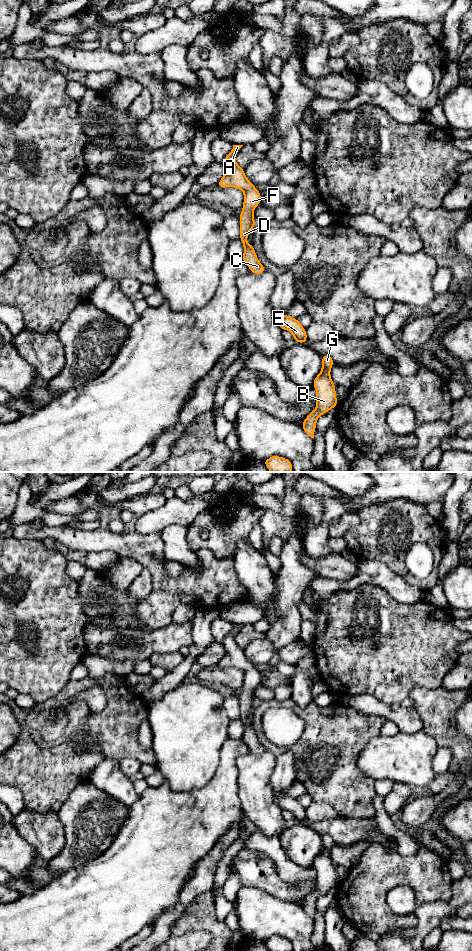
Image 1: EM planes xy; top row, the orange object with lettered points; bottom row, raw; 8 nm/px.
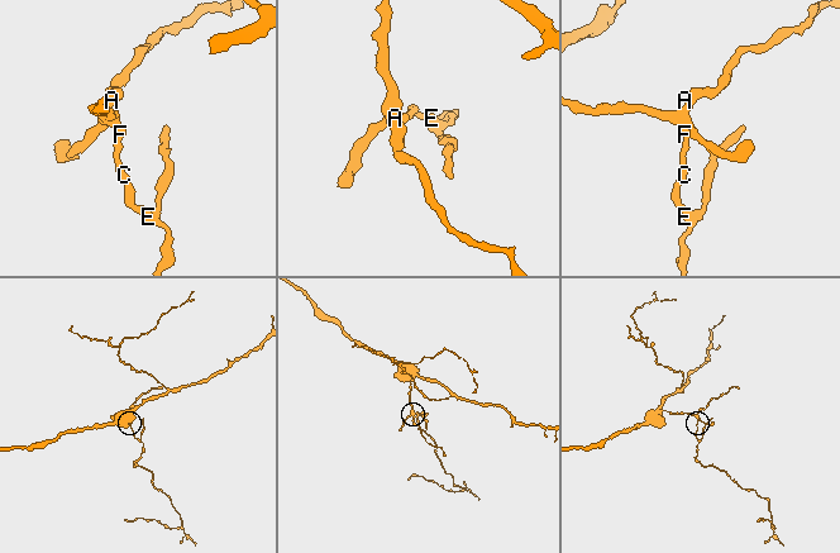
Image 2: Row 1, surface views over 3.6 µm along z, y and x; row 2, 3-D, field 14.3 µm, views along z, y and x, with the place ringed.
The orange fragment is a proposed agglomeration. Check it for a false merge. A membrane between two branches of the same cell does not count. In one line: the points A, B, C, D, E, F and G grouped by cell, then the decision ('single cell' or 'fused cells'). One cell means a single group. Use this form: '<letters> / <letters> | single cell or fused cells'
A B C D E F G | single cell

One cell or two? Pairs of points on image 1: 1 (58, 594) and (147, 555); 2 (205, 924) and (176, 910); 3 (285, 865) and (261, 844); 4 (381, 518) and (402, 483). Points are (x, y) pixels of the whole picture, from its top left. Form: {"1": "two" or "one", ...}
{"1": "two", "2": "two", "3": "one", "4": "two"}

